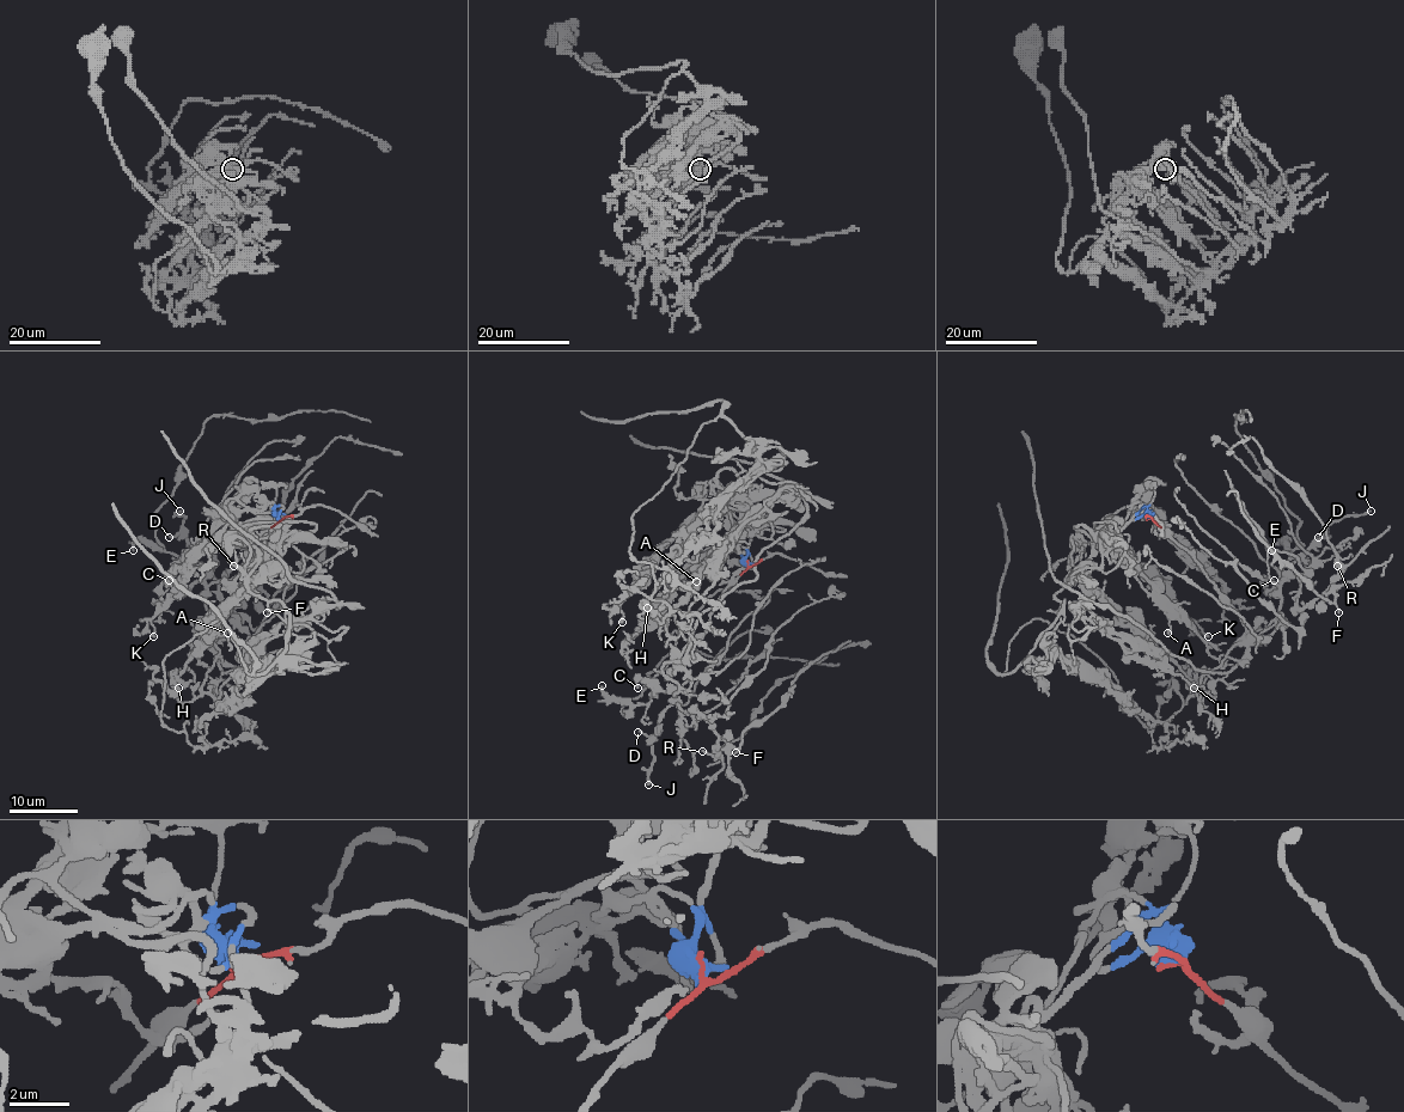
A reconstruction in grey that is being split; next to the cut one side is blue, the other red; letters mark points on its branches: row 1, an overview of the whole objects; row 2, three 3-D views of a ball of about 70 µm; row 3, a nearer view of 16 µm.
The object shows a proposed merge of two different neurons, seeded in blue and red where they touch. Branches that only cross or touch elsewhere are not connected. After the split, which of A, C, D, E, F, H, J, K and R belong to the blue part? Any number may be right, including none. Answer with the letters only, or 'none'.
A, H, K

